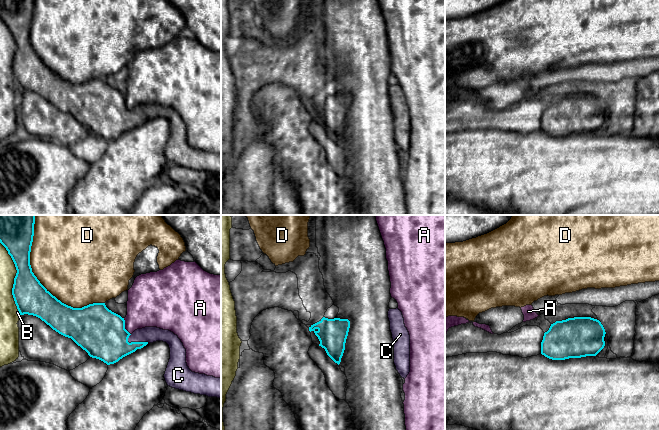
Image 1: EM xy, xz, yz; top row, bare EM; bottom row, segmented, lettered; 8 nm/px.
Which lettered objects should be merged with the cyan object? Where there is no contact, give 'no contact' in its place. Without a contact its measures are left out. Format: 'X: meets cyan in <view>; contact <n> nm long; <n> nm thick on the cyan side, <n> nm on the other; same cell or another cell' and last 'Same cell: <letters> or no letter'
A: meets cyan in xy; contact 150 nm long; 380 nm thick on the cyan side, 340 nm on the other; another cell
B: meets cyan in xy; contact 600 nm long; 280 nm thick on the cyan side, 130 nm on the other; another cell
C: meets cyan in xy; contact 180 nm long; 340 nm thick on the cyan side, 130 nm on the other; same cell
D: meets cyan in xy; contact 850 nm long; 280 nm thick on the cyan side, 500 nm on the other; another cell
Same cell: C

